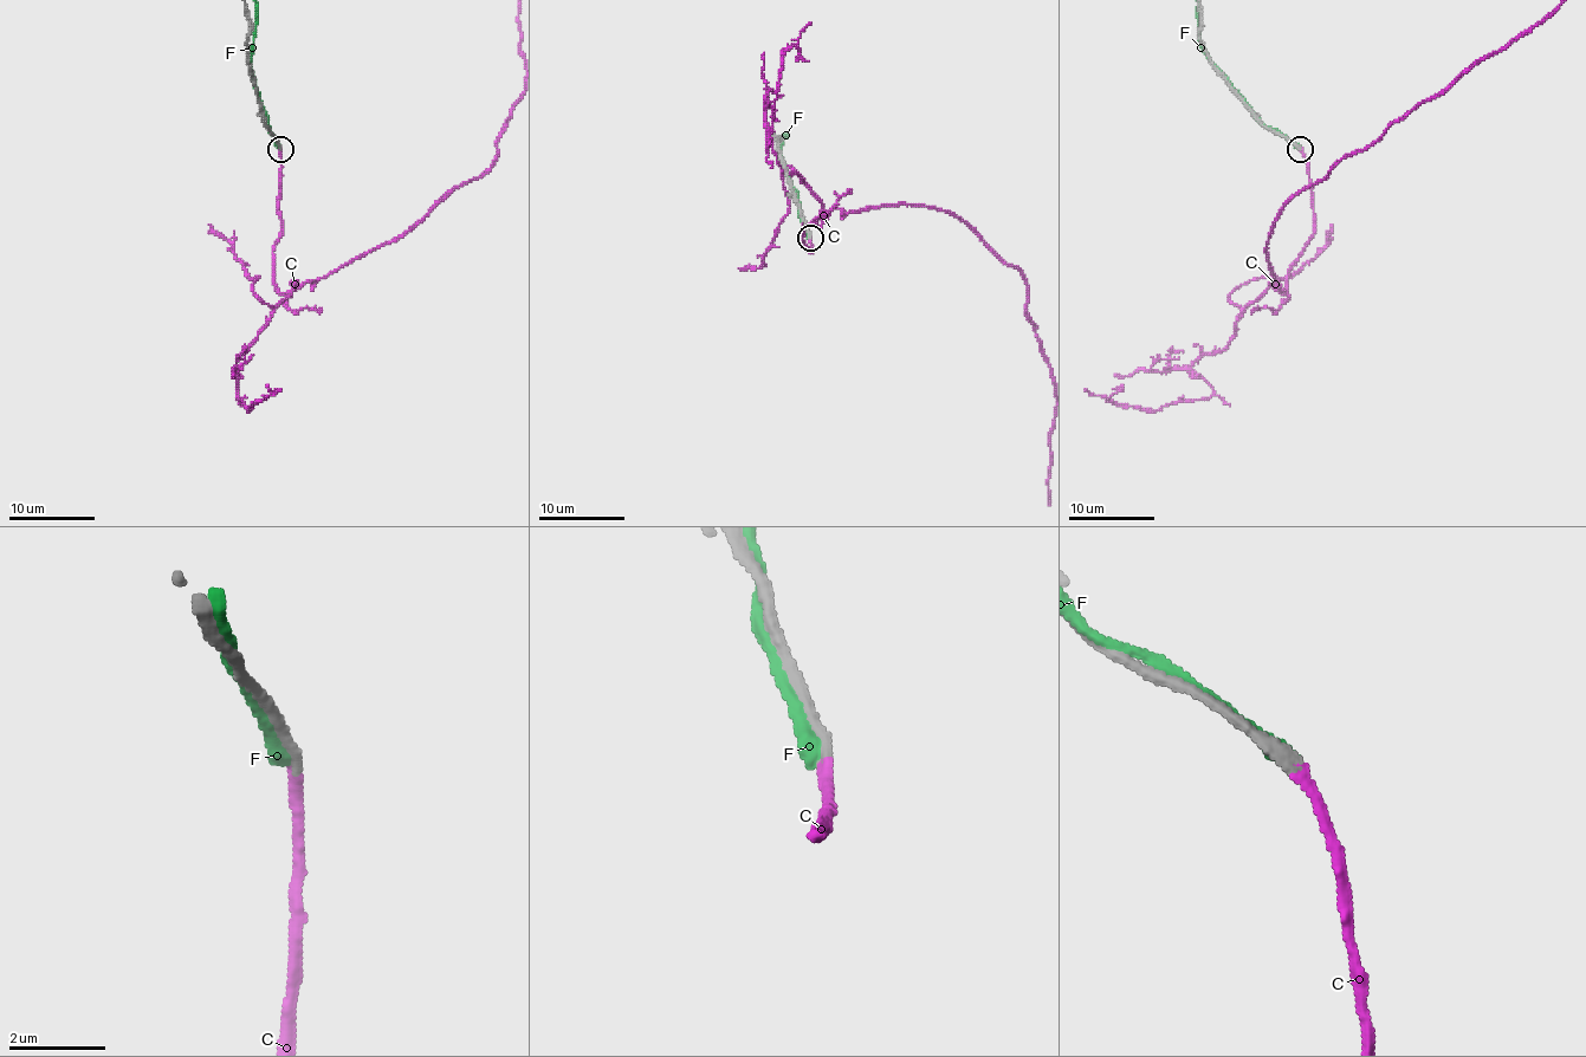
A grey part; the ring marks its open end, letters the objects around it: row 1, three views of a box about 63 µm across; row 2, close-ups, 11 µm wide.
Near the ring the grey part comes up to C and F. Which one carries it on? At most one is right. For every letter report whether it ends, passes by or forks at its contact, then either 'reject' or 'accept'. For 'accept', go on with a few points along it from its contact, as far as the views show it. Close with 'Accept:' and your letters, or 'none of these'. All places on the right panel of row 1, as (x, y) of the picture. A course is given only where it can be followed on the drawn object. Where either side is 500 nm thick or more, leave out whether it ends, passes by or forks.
C: it ends there; accept
F: it passes by; reject
Accept: C

